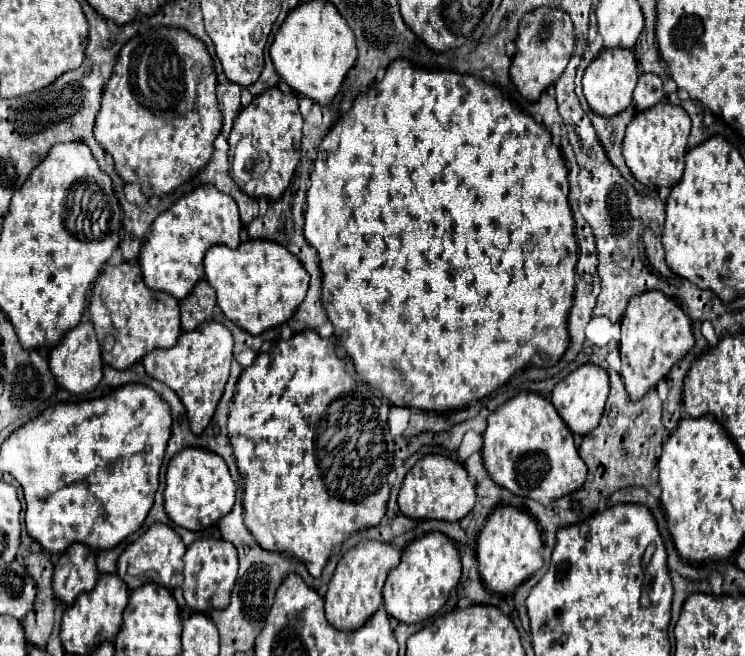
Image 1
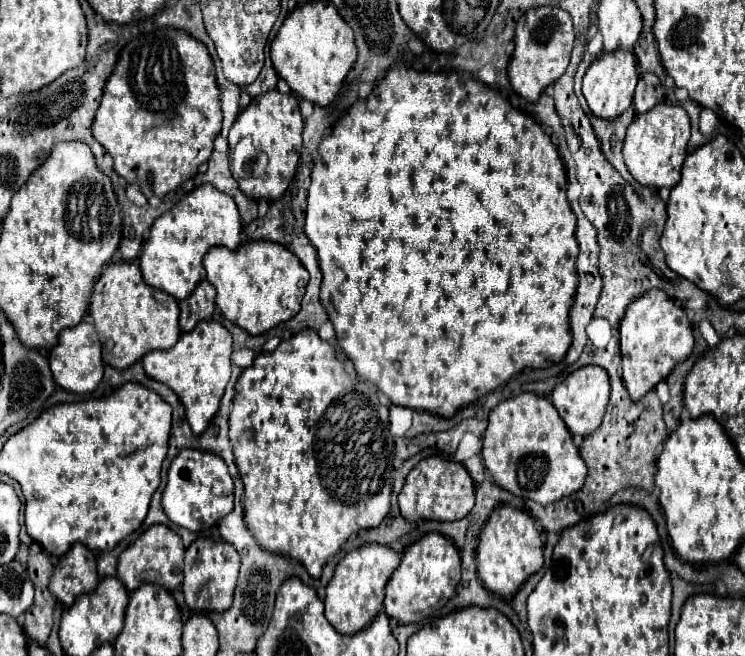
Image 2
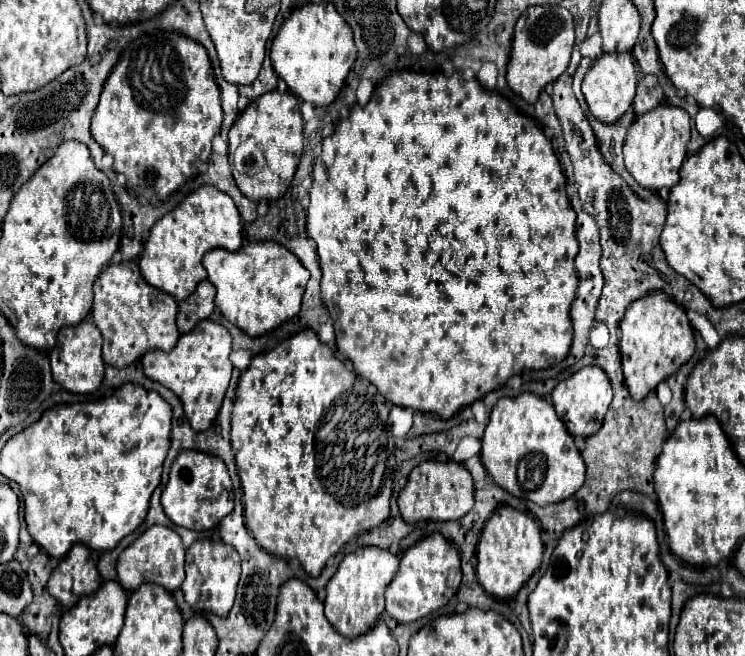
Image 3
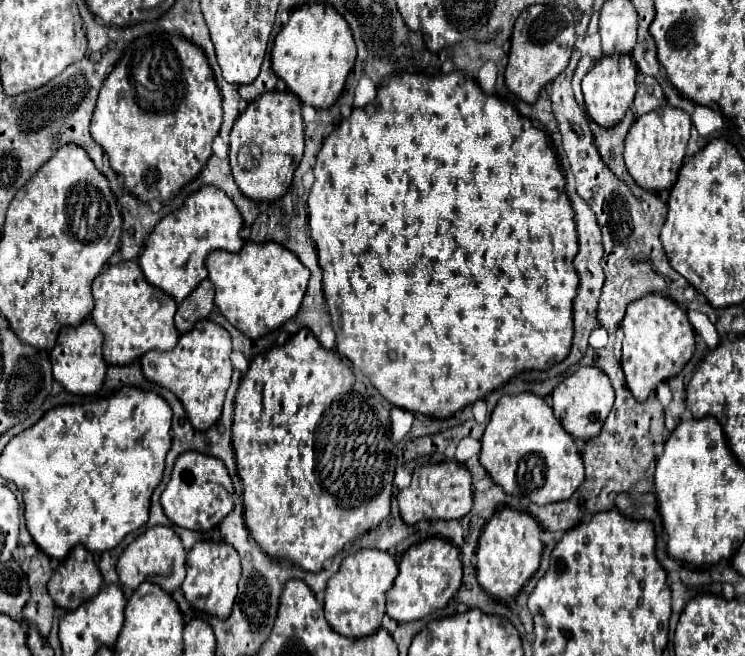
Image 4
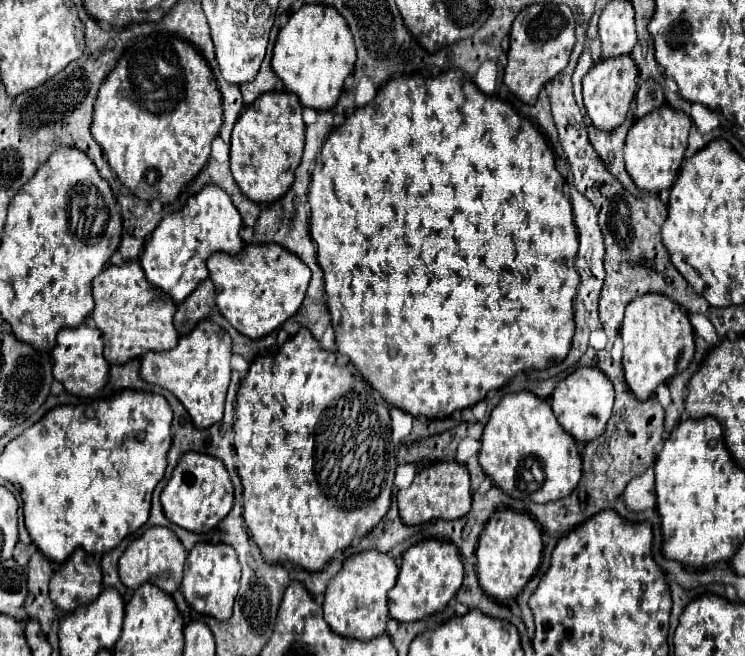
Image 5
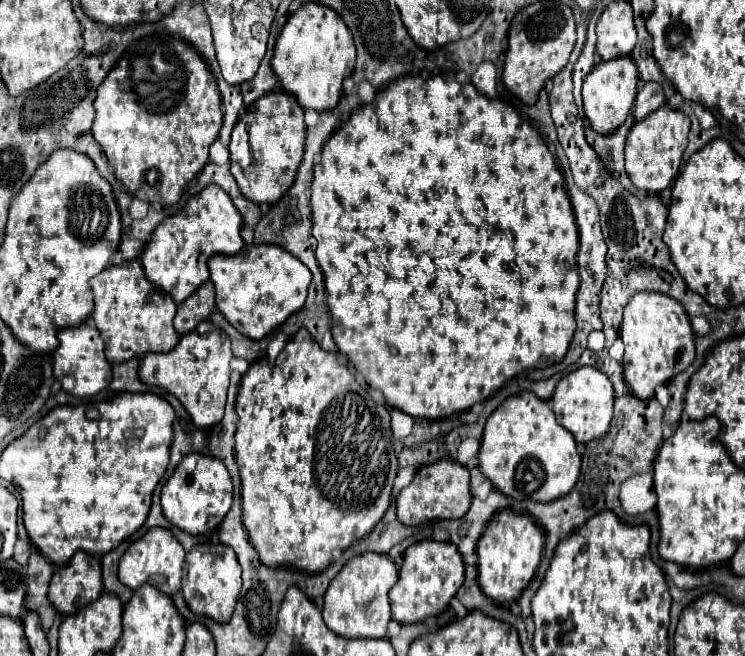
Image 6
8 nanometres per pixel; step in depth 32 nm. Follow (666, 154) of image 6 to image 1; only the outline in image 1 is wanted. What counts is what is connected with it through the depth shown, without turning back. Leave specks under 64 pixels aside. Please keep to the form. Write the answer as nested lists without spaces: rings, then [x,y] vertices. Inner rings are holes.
[[[660,102],[644,112],[636,112],[632,122],[626,128],[624,136],[624,160],[630,168],[632,176],[642,184],[654,184],[660,186],[672,186],[676,184],[684,174],[684,154],[686,154],[686,142],[690,136],[690,116],[684,112],[682,106]]]

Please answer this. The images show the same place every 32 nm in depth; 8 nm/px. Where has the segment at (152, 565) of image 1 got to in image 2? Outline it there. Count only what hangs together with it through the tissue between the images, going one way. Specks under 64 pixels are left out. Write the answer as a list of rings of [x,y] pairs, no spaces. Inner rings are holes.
[[[154,524],[150,526],[134,544],[130,544],[118,558],[118,578],[124,582],[124,586],[132,592],[136,590],[140,584],[152,582],[152,584],[160,584],[166,590],[174,590],[182,584],[182,566],[184,566],[184,544],[182,538],[170,530],[164,524]]]

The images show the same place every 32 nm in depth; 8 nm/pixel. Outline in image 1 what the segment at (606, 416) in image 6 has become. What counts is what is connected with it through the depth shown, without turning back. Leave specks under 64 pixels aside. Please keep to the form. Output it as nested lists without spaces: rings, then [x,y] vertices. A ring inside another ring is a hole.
[[[582,364],[580,368],[576,368],[572,374],[568,374],[562,382],[554,386],[550,396],[556,412],[568,424],[568,428],[582,436],[598,426],[606,398],[608,398],[608,374],[604,368],[596,364]]]

